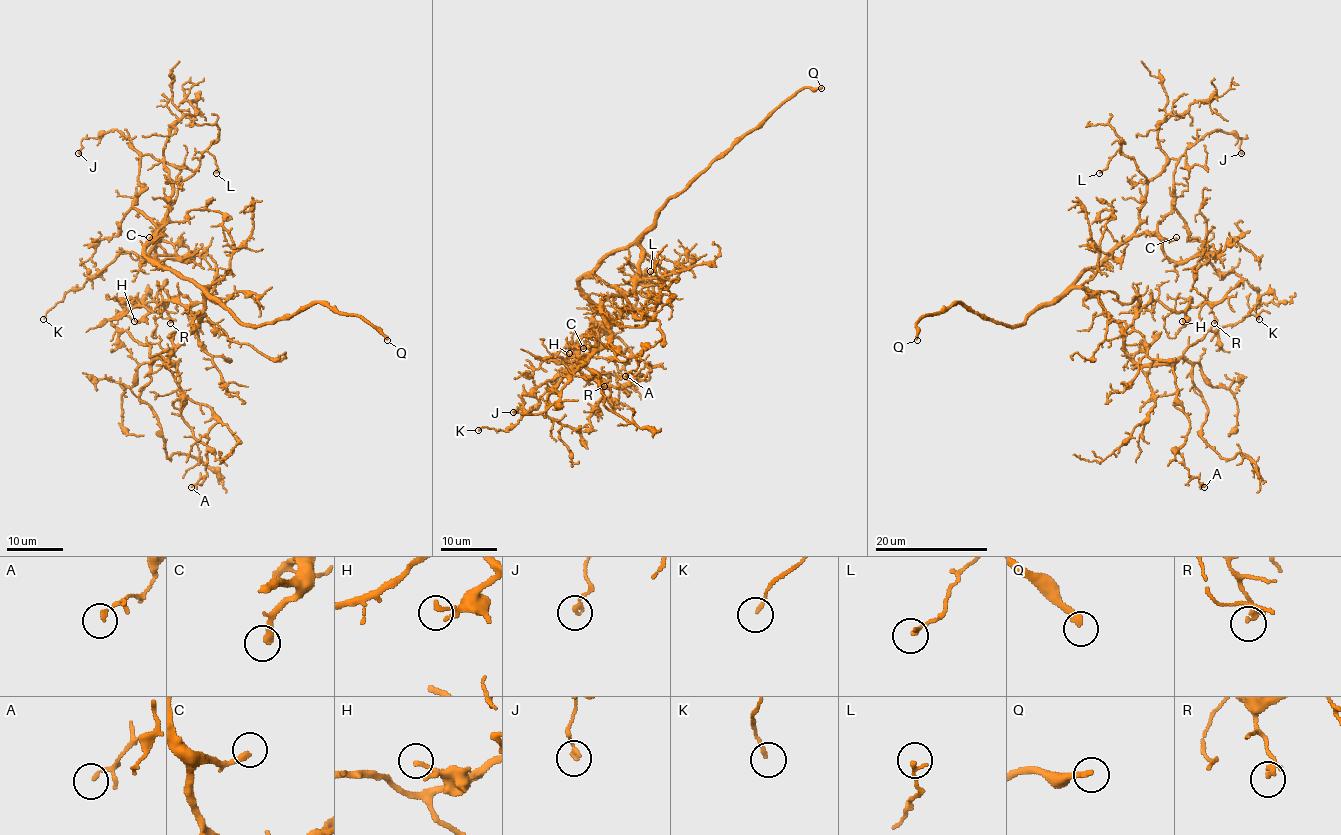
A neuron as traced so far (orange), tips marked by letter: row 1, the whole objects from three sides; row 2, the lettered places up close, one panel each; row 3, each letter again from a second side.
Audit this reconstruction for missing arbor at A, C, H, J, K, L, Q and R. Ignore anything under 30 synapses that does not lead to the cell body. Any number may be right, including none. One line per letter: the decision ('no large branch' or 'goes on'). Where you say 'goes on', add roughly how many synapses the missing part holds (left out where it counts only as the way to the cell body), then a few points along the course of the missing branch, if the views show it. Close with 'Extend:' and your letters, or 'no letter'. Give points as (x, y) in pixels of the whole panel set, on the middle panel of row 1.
A: no large branch
C: goes on; about 60 synapses; missing branch runs (583, 348), (580, 355), (566, 360), (545, 381), (559, 404), (555, 429), (558, 435), (570, 439), (558, 461)
H: no large branch
J: no large branch
K: no large branch
L: no large branch
Q: goes on; about 200 synapses
R: no large branch
Extend: C, Q

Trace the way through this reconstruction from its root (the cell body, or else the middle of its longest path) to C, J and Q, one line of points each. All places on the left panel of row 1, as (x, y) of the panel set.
C: (205, 293), (206, 288), (154, 264), (144, 250), (158, 233), (157, 239), (149, 237)
J: (205, 293), (144, 254), (158, 229), (133, 206), (140, 156), (132, 142), (111, 129), (84, 138), (78, 153)
Q: (205, 293), (206, 288), (243, 323), (257, 326), (328, 303), (342, 313), (359, 314), (387, 340)

